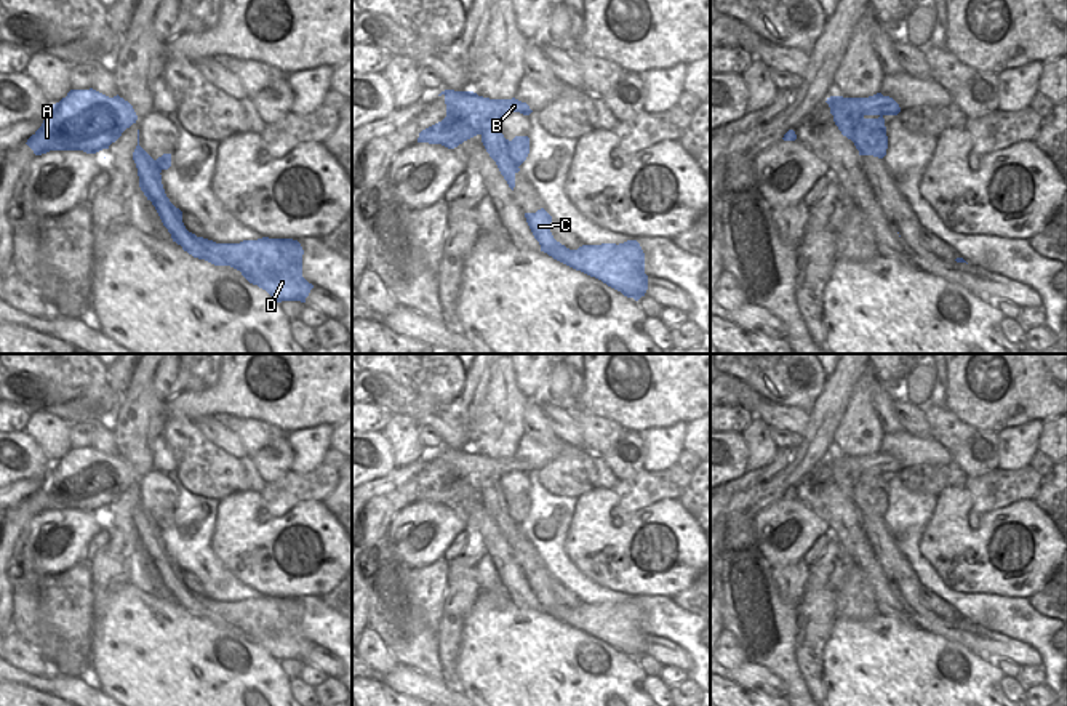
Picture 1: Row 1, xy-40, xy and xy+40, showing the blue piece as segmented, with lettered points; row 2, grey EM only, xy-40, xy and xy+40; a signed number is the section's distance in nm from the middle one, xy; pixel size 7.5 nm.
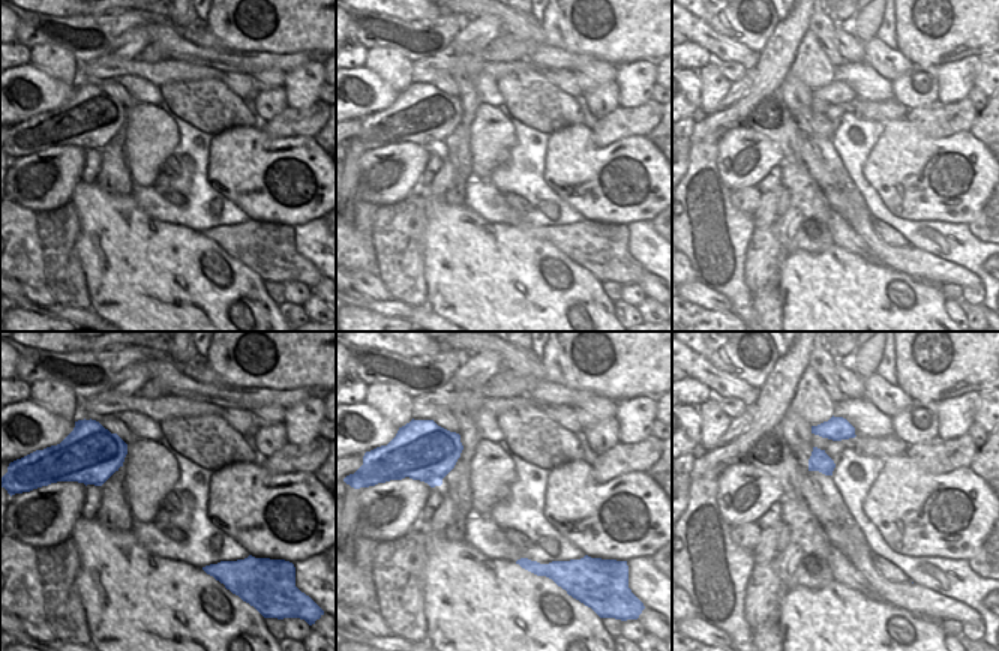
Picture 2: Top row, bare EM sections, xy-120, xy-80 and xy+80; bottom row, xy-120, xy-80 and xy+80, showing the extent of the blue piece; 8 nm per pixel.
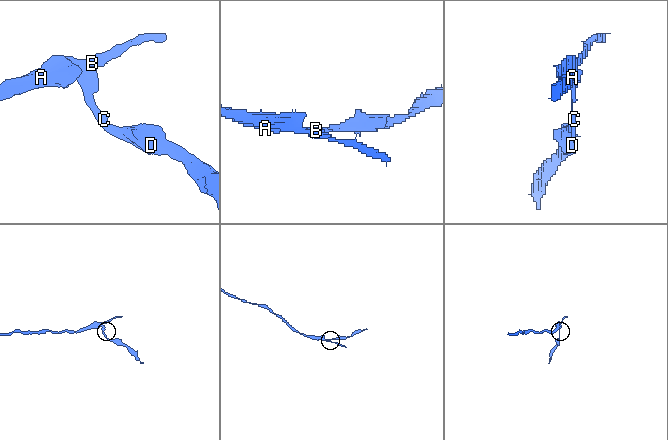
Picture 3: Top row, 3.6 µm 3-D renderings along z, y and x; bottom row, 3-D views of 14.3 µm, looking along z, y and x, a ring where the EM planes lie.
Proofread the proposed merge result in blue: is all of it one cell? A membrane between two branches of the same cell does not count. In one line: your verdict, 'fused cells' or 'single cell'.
fused cells

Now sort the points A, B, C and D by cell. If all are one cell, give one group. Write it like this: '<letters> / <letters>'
A B / C D

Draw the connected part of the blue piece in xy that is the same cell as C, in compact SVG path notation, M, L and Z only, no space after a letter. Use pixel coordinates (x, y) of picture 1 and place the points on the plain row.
M544 568L525 572L526 581L541 604L541 610L553 618L595 636L627 656L638 660L648 648L645 612L637 599L624 602L582 604L569 608L557 600L549 588L552 575Z

